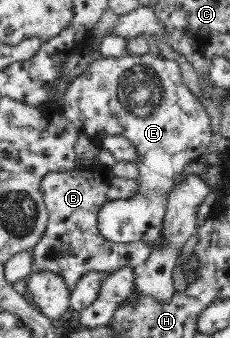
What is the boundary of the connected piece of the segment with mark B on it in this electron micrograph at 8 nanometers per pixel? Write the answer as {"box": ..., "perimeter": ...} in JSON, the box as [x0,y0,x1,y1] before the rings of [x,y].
{"box":[32,163,151,292],"perimeter":[[[100,163],[82,167],[82,169],[74,168],[72,171],[45,175],[41,181],[41,190],[46,208],[48,208],[48,227],[46,227],[47,231],[42,240],[32,249],[33,264],[39,272],[48,271],[60,276],[71,292],[74,291],[77,282],[90,271],[112,273],[123,268],[132,268],[139,271],[145,266],[151,253],[151,245],[143,241],[130,244],[108,242],[100,234],[97,227],[97,215],[107,203],[130,199],[130,197],[136,197],[140,193],[140,184],[137,180],[115,176],[109,166]]]}

